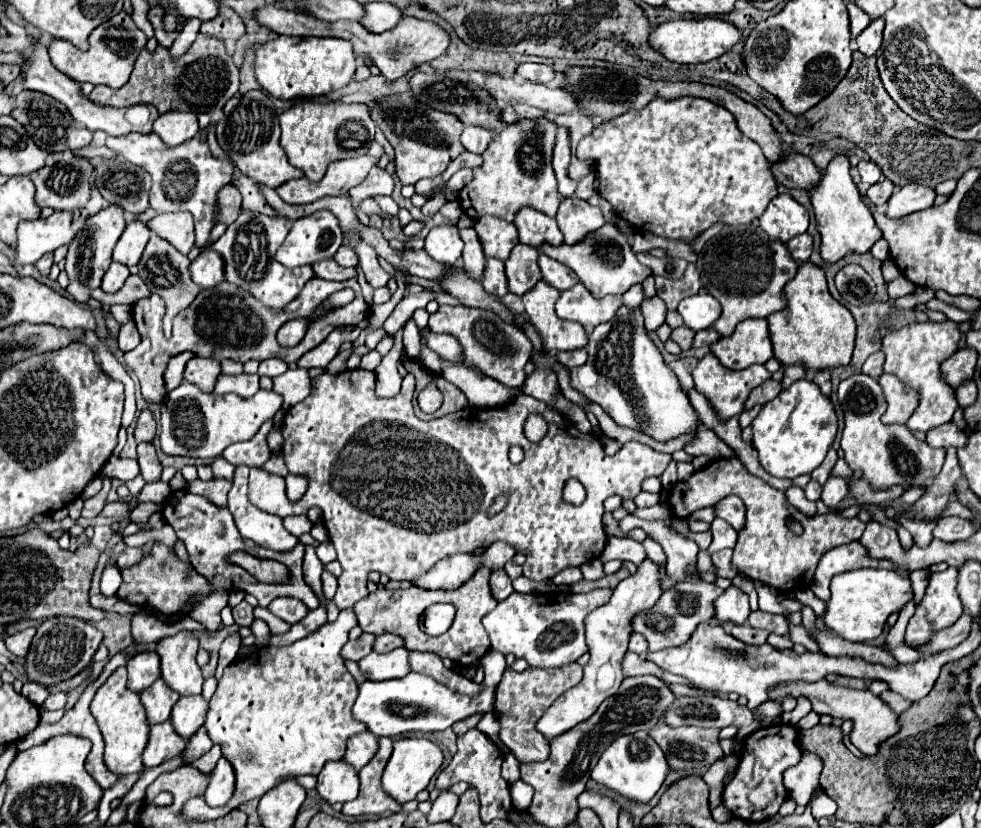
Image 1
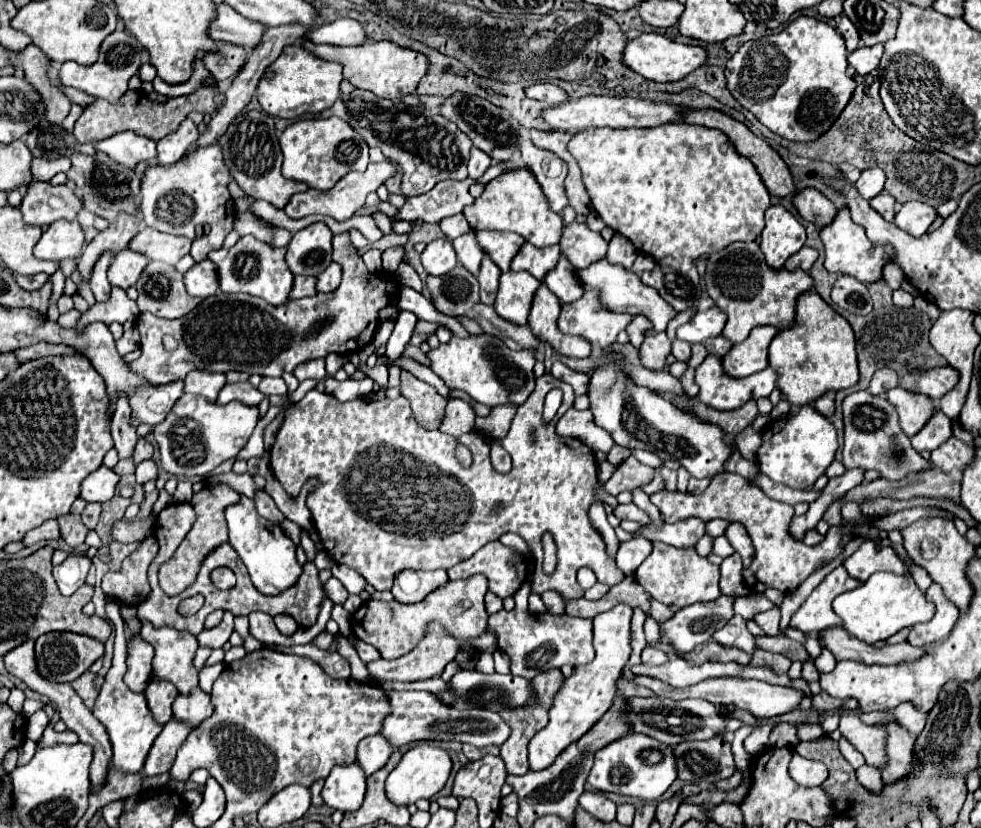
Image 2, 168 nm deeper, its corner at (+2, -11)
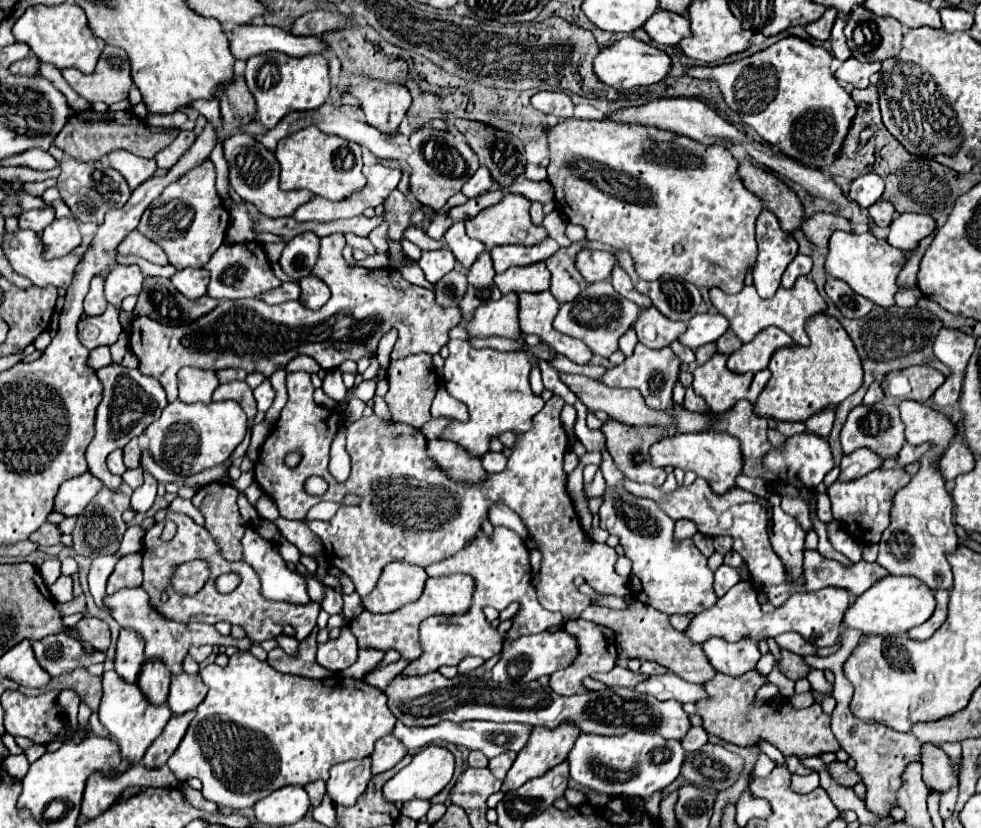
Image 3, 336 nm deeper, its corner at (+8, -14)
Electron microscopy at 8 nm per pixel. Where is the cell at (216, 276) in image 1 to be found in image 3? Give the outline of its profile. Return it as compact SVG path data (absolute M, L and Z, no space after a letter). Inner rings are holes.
M183 268L183 270L175 272L171 282L181 294L195 300L195 298L201 298L207 294L209 272L205 268Z

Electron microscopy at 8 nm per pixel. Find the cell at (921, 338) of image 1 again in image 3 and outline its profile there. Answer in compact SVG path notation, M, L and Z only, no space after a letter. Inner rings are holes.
M905 444L905 446L901 448L901 452L899 452L897 462L899 462L901 466L907 466L907 464L911 464L911 462L917 462L919 456L921 456L925 450L927 450L927 446L911 446L911 444Z

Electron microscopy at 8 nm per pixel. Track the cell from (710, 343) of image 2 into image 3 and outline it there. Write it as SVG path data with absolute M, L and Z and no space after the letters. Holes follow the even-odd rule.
M727 330L719 340L717 340L717 348L723 354L733 354L735 350L739 350L743 346L743 342L733 334L733 330Z

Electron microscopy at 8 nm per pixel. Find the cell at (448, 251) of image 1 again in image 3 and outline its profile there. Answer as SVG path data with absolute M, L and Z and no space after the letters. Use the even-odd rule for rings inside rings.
M447 248L423 252L419 258L419 268L425 274L425 280L431 284L437 284L445 274L449 274L455 266L455 256Z

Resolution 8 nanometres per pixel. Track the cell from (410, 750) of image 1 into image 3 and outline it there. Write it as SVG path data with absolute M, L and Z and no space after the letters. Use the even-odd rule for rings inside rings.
M431 744L415 754L413 762L383 786L383 794L389 802L407 802L413 798L431 800L449 784L453 770L453 754L447 748Z

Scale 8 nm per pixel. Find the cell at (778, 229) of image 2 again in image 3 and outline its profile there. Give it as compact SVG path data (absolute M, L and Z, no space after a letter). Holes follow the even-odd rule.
M763 210L757 218L757 244L759 256L753 270L753 284L761 298L771 298L781 286L785 268L797 256L797 242L781 230L775 214Z

